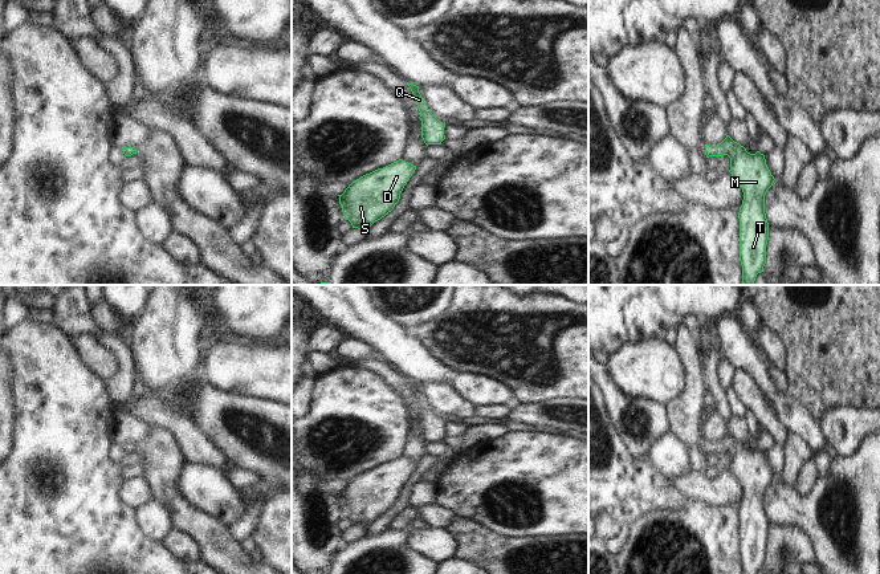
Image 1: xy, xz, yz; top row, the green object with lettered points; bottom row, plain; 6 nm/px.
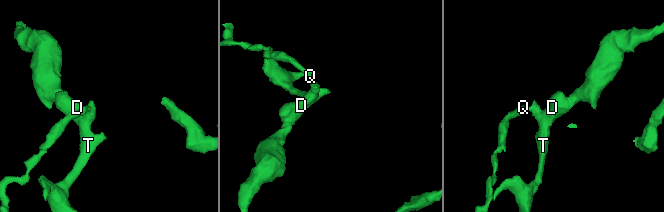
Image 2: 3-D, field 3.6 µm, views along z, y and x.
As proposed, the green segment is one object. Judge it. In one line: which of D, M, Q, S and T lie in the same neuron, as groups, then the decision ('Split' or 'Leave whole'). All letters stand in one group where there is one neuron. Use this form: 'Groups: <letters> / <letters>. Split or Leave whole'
Groups: D M Q S T. Leave whole.

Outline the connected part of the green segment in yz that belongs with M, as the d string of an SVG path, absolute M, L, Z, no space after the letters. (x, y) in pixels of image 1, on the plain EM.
M729 432L717 443L706 440L705 452L730 455L729 469L743 489L740 504L740 558L742 574L757 574L766 561L769 520L765 510L765 492L774 480L765 452L750 451Z

